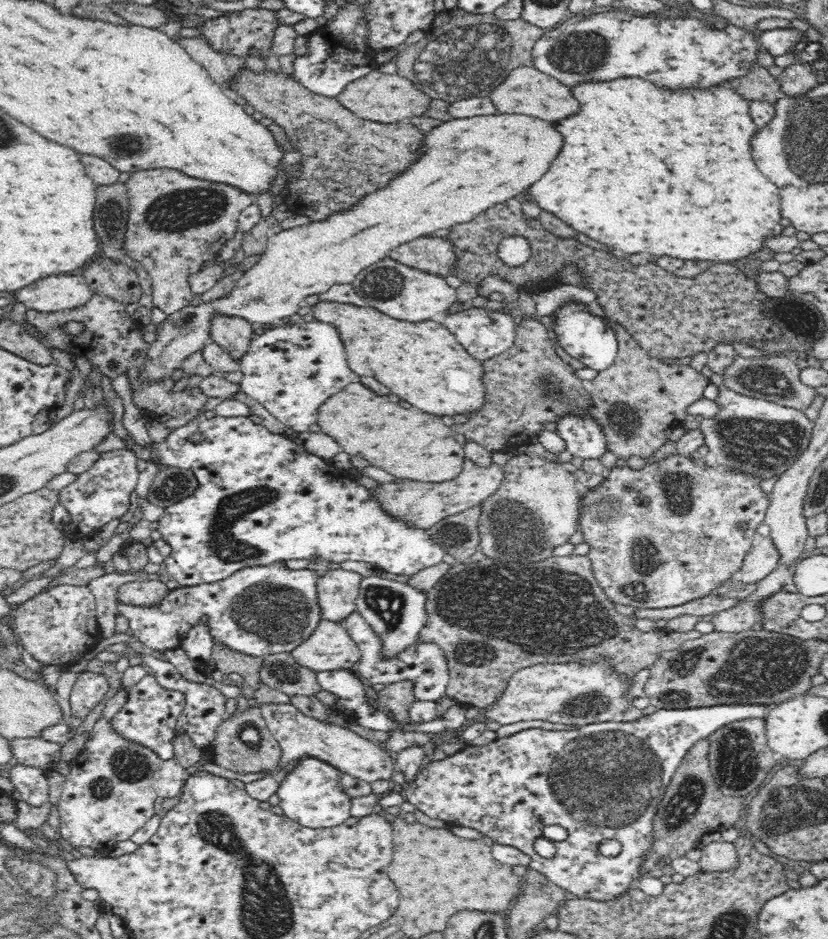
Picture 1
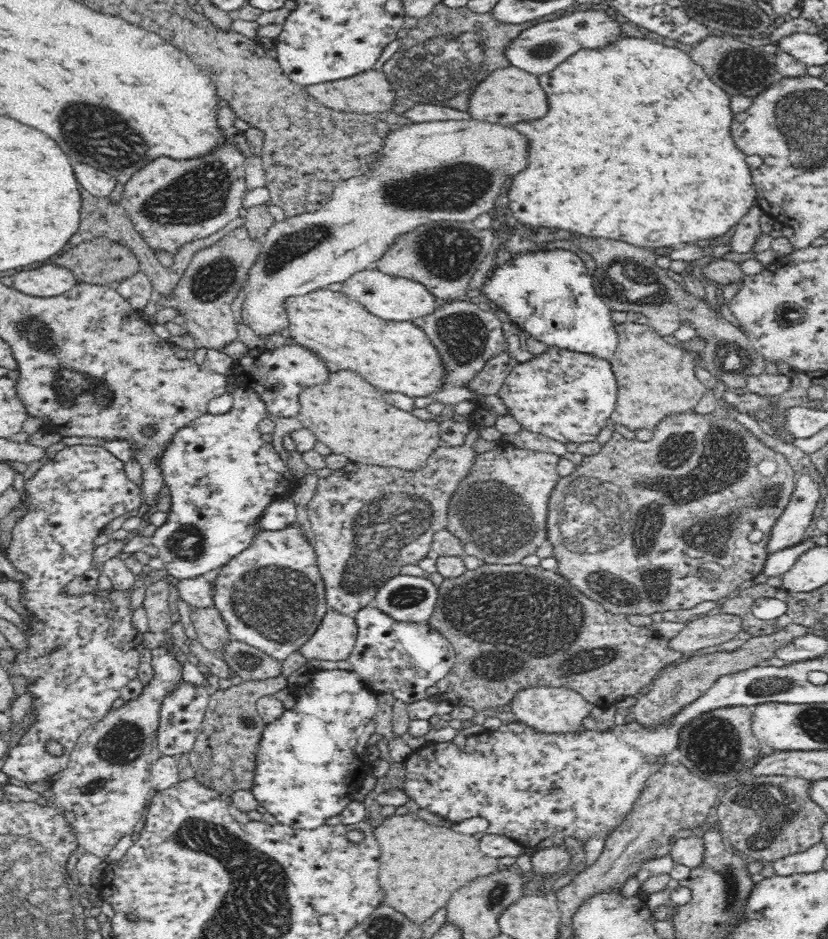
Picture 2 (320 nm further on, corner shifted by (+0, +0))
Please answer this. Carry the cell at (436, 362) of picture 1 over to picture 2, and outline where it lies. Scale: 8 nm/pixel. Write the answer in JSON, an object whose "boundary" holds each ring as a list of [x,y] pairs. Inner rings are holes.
{"boundary":[[[322,289],[310,292],[308,295],[293,296],[284,303],[288,313],[288,330],[294,343],[316,353],[320,357],[329,372],[354,370],[360,376],[364,376],[372,386],[386,390],[386,392],[400,392],[412,398],[418,396],[435,396],[444,388],[441,380],[445,375],[443,364],[438,351],[428,335],[419,325],[412,321],[393,322],[373,316],[364,309],[364,306],[351,300],[341,291]]]}

